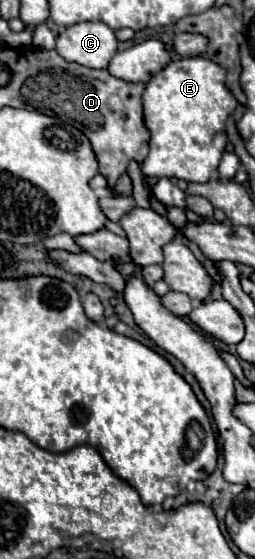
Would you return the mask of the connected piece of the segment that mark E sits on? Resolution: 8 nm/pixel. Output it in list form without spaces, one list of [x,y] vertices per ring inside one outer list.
[[[209,57],[171,61],[143,91],[145,125],[151,131],[149,155],[141,167],[145,177],[177,177],[193,183],[209,181],[221,163],[227,145],[225,121],[237,107],[237,99],[225,85],[227,71]]]

